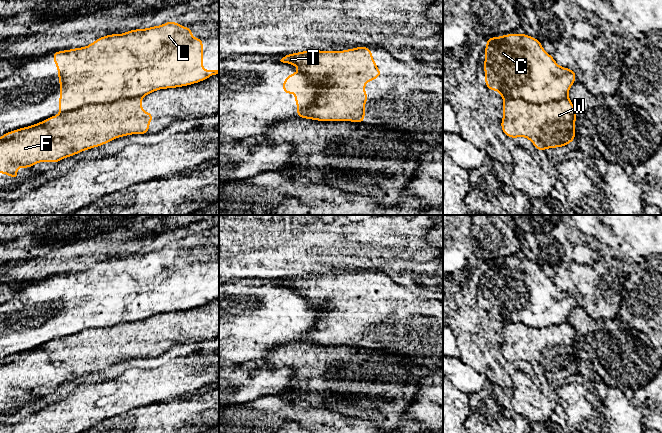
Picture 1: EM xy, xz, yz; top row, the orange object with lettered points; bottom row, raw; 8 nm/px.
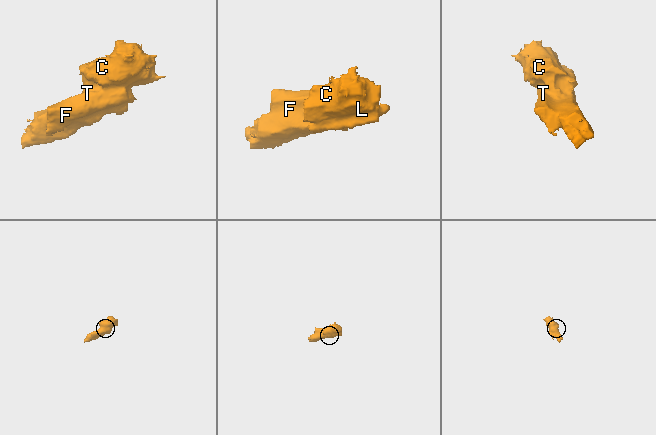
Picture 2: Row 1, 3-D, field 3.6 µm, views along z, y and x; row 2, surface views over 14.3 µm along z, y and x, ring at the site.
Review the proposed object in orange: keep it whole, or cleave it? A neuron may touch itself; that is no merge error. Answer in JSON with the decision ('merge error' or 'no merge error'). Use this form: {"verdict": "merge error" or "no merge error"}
{"verdict": "merge error"}

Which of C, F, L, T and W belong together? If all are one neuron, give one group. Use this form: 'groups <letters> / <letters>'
groups C L / F T W

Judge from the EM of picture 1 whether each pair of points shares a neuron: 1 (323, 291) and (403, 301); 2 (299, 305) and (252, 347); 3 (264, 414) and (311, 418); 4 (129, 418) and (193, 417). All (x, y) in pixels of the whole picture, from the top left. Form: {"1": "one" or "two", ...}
{"1": "one", "2": "one", "3": "one", "4": "one"}

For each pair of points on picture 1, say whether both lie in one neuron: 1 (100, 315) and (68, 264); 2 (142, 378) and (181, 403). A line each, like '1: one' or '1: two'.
1: two
2: two

